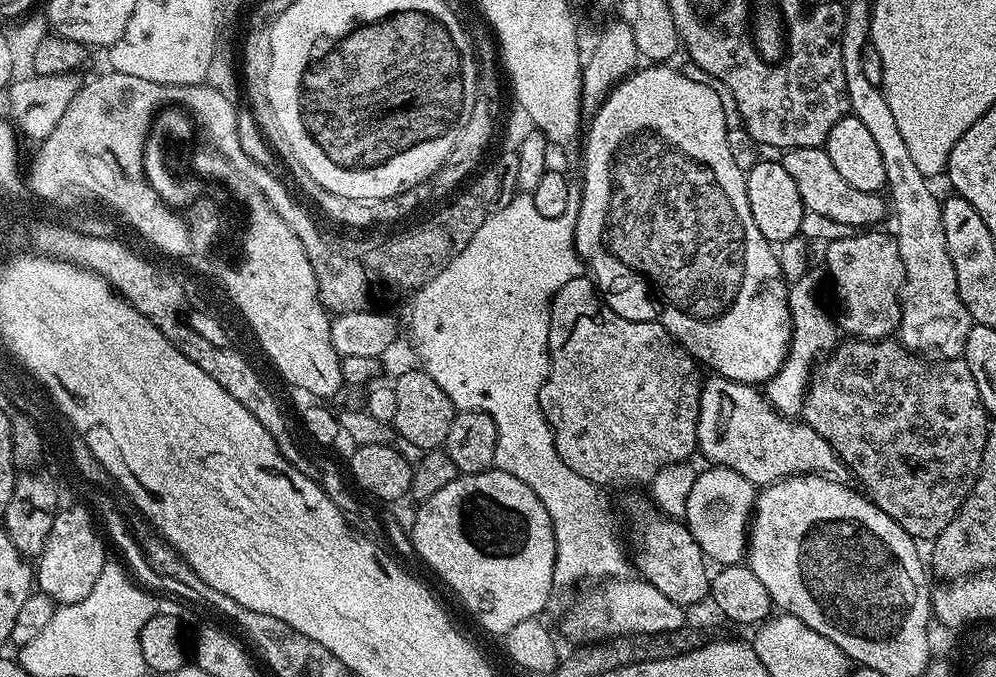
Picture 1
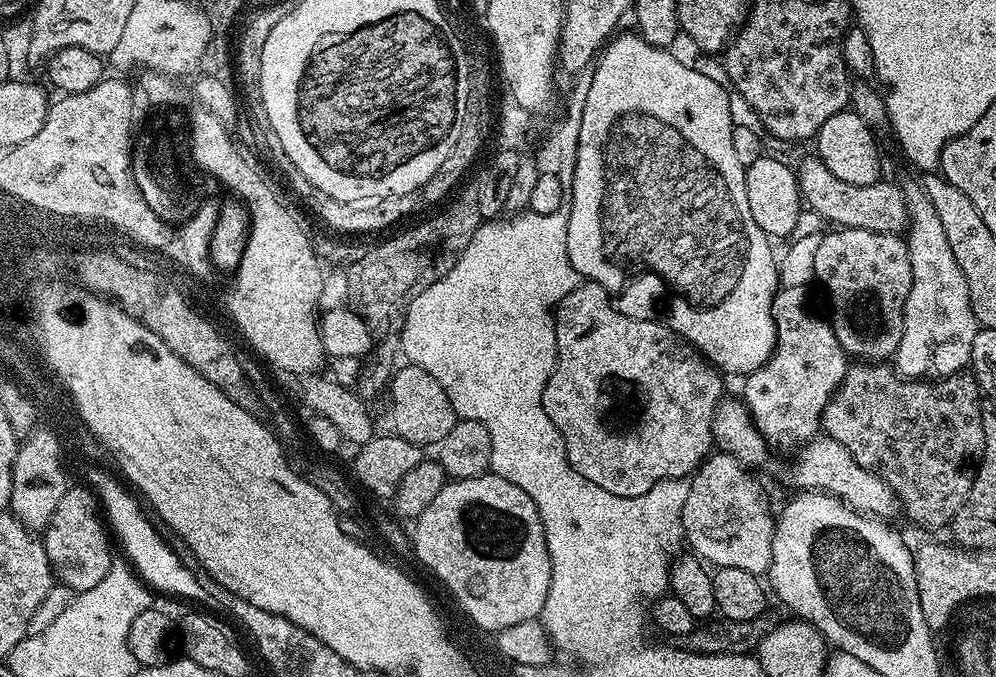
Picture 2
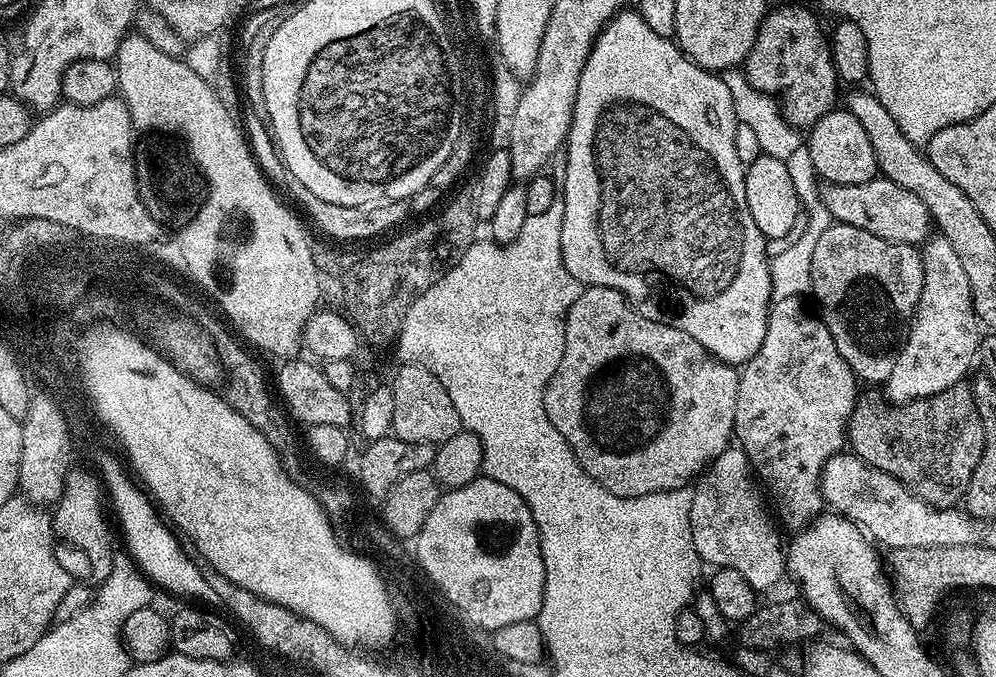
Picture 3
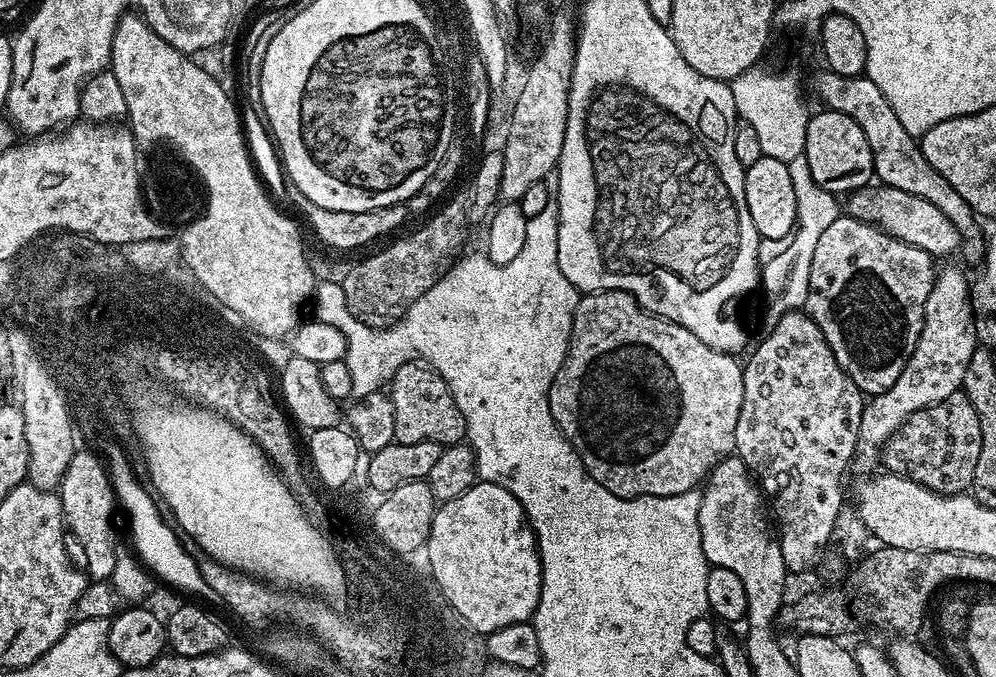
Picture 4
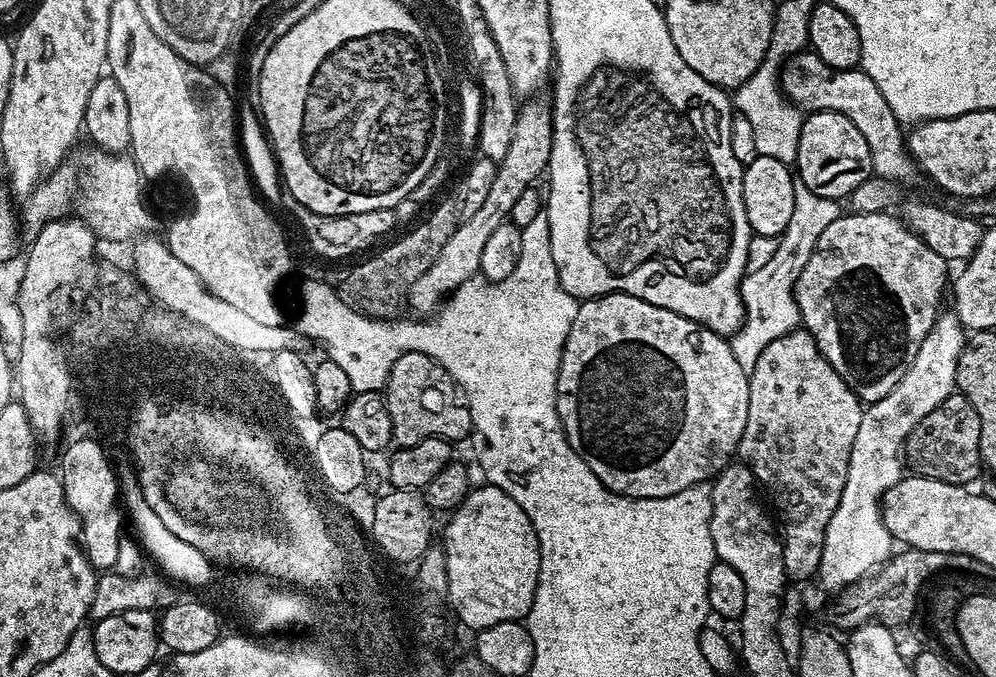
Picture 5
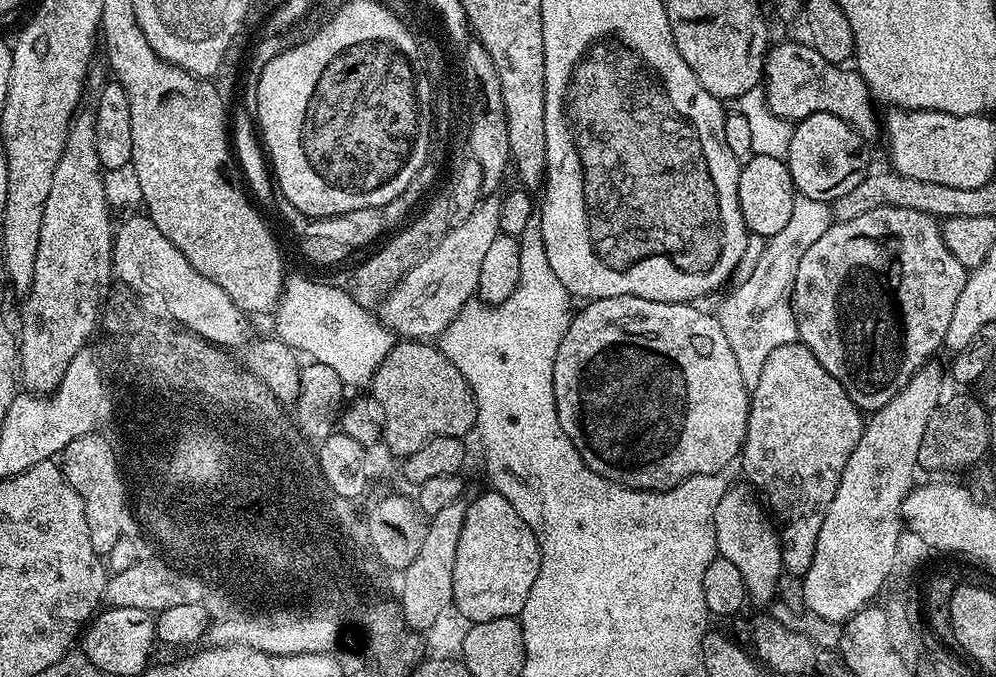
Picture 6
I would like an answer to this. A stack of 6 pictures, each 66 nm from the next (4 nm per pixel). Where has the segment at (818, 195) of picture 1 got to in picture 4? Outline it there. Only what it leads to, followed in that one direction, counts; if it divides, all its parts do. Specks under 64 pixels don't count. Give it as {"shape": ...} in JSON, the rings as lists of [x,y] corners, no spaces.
{"shape":[[[888,184],[858,188],[847,193],[847,215],[867,224],[874,224],[886,234],[898,238],[902,242],[910,242],[910,246],[918,246],[918,250],[926,250],[933,258],[948,256],[961,247],[962,241],[954,222],[934,206],[934,202],[926,202],[926,198],[918,198],[918,194],[910,194],[906,190],[894,190]]]}

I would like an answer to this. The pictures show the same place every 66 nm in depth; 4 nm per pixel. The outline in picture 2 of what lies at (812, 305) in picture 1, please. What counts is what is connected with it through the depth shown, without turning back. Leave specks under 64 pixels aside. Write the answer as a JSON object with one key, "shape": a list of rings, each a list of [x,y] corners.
{"shape":[[[807,285],[781,287],[772,303],[776,344],[771,358],[745,377],[742,399],[756,428],[769,445],[801,447],[821,429],[823,412],[845,378],[850,364],[831,323],[810,312]]]}

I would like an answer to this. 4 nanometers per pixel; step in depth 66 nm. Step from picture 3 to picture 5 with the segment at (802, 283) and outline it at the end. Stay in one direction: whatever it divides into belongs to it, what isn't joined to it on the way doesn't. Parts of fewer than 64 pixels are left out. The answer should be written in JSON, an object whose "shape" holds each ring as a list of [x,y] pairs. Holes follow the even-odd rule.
{"shape":[[[797,183],[794,198],[794,214],[790,214],[790,226],[786,226],[783,236],[779,237],[780,245],[774,253],[774,258],[770,259],[762,270],[745,275],[740,282],[744,322],[739,330],[732,333],[730,343],[734,358],[738,358],[738,366],[742,366],[746,373],[754,370],[758,356],[770,342],[801,327],[796,283],[806,262],[810,262],[810,254],[814,254],[818,238],[822,238],[822,230],[826,230],[826,226],[830,226],[830,222],[834,222],[842,214],[841,205],[837,201],[817,198],[814,190],[810,190],[805,184]],[[804,196],[808,200],[804,200]]]}

